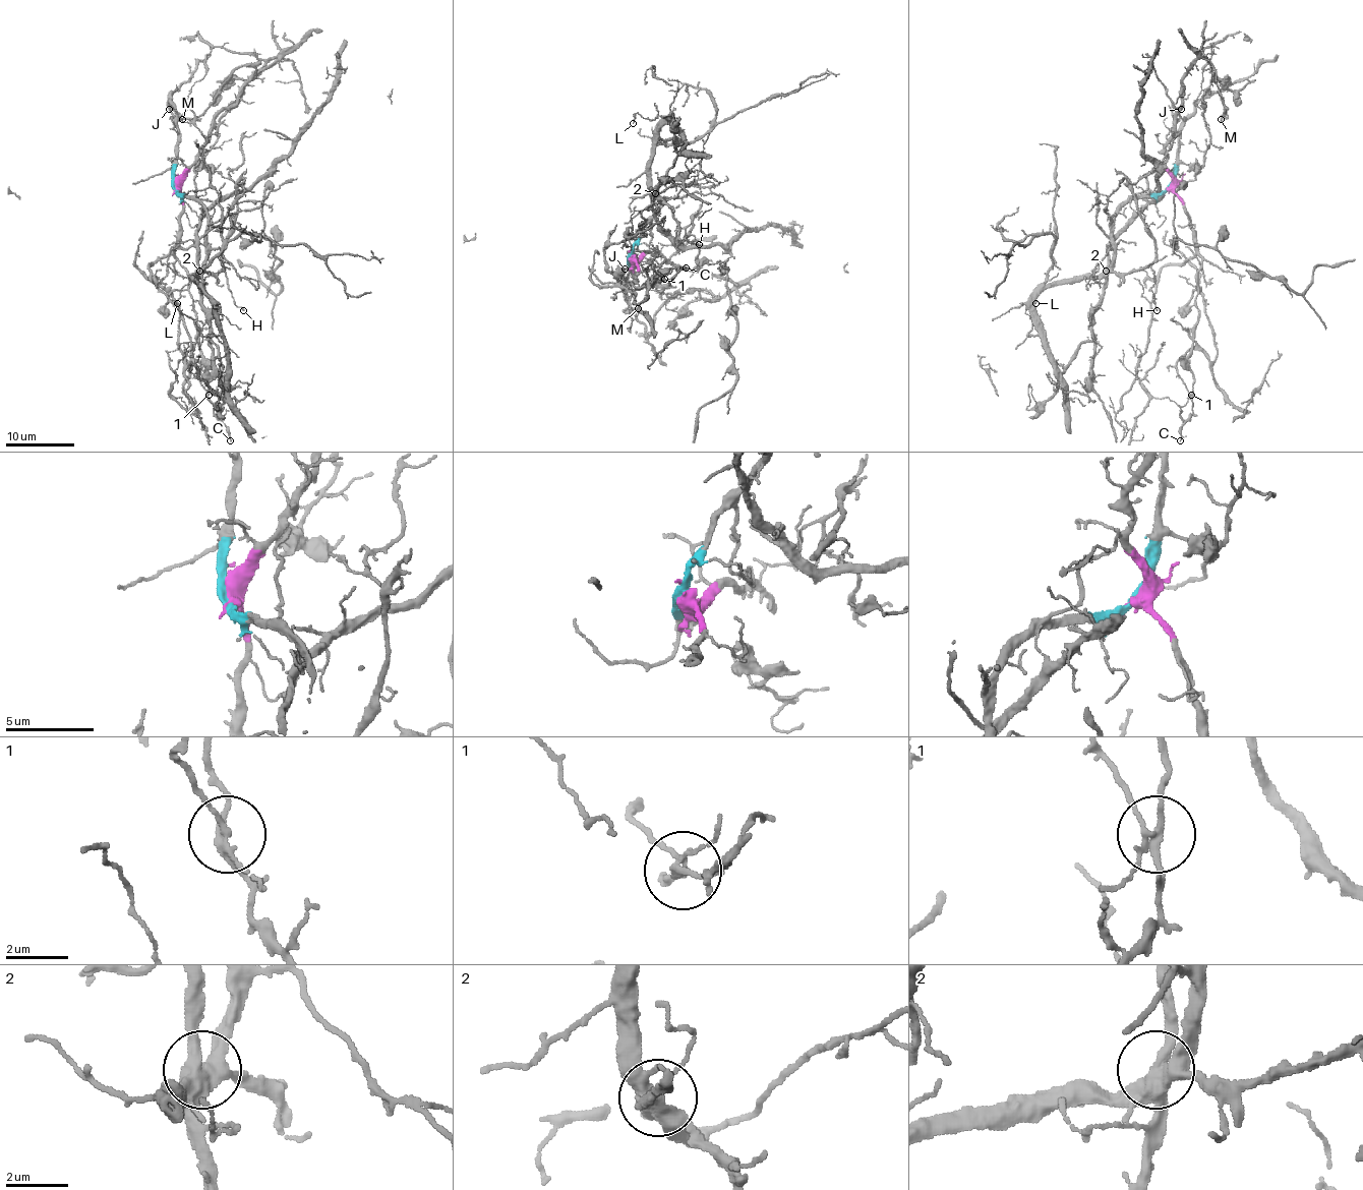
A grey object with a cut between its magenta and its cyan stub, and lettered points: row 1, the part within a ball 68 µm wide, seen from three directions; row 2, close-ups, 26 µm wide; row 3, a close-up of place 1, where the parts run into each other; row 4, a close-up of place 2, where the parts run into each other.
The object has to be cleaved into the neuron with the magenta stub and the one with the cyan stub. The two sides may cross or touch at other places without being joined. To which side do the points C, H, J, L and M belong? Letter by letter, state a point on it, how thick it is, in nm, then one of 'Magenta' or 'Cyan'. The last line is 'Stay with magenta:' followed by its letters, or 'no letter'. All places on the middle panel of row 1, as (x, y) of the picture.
C: Place: (686, 268). Thickness 140 nm. Magenta
H: Place: (699, 244). Thickness 110 nm. Cyan
J: Place: (625, 269). Thickness 140 nm. Magenta
L: Place: (633, 123). Thickness 120 nm. Cyan
M: Place: (638, 308). Thickness 200 nm. Cyan
Stay with magenta: C, J

